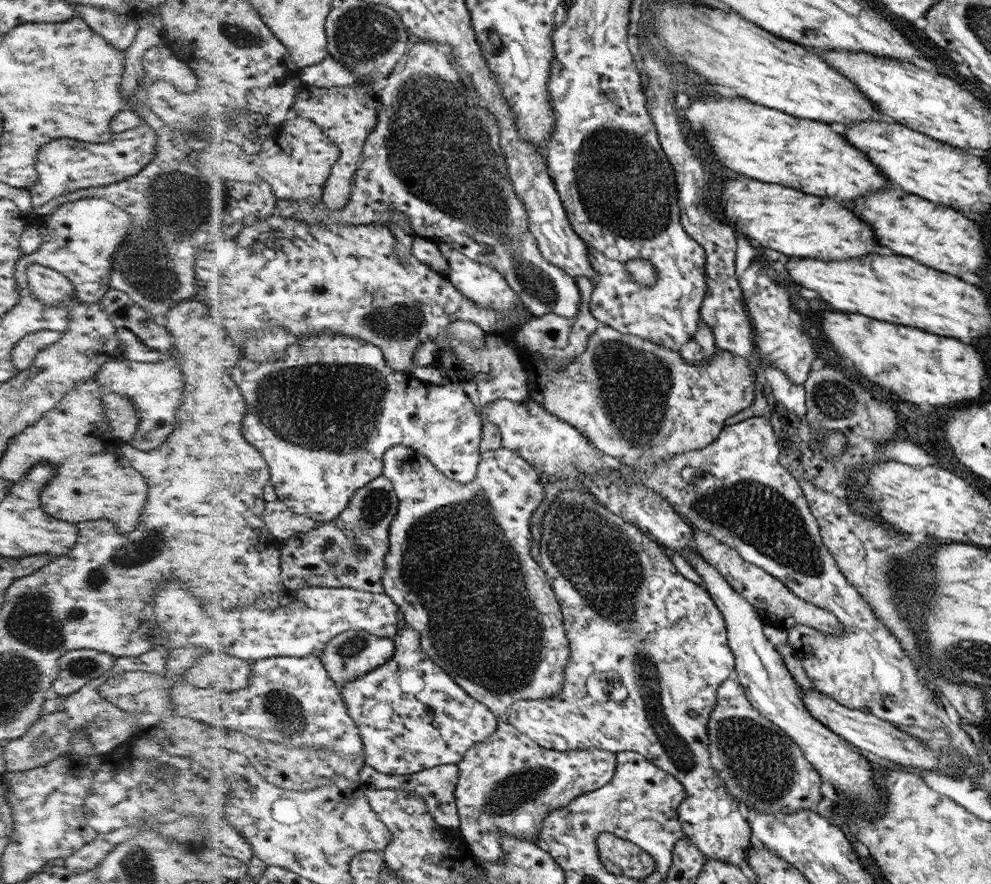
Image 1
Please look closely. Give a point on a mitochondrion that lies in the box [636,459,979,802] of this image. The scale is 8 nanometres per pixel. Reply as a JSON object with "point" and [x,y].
{"point":[757,514]}

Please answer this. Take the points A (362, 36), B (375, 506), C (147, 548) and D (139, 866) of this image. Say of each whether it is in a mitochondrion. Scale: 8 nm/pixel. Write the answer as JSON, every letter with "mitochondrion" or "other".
{"A":"mitochondrion","B":"mitochondrion","C":"mitochondrion","D":"mitochondrion"}

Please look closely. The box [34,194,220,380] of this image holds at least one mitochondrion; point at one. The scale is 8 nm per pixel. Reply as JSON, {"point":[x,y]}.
{"point":[156,286]}

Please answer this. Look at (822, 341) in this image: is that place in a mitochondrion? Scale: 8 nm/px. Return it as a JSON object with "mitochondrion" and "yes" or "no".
{"mitochondrion":"no"}

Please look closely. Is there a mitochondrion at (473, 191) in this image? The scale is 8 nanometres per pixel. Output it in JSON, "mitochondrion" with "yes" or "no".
{"mitochondrion":"yes"}

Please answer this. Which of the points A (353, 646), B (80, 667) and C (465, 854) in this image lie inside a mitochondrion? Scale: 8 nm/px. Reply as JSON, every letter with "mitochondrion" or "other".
{"A":"mitochondrion","B":"mitochondrion","C":"other"}

